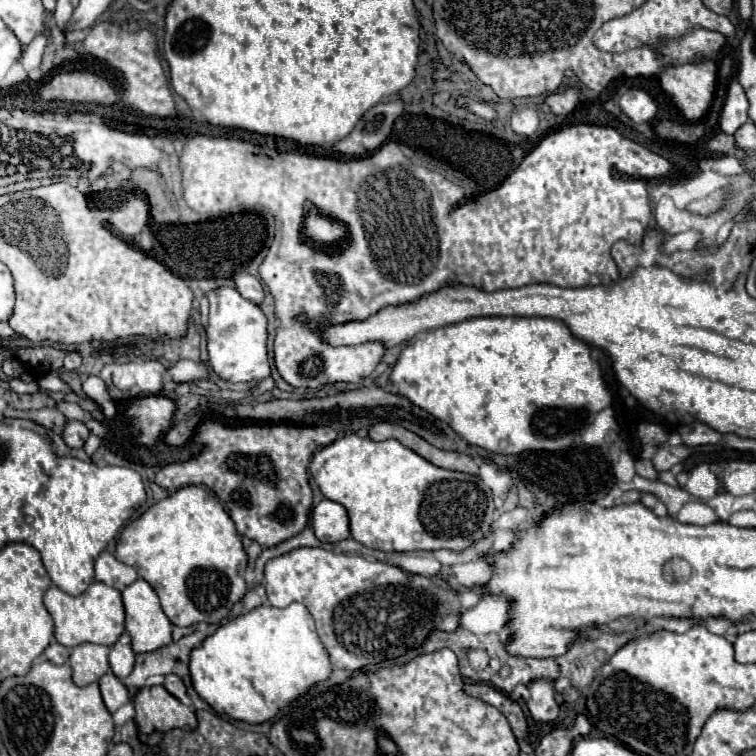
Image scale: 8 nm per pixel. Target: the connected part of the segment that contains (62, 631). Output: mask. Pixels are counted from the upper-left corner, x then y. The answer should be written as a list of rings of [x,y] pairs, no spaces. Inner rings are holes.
[[[93,582],[79,596],[69,596],[63,590],[59,590],[57,586],[51,586],[45,592],[43,602],[45,602],[47,612],[53,618],[57,642],[61,642],[67,648],[75,648],[75,646],[85,644],[85,642],[111,646],[119,640],[119,636],[125,630],[125,610],[123,610],[123,602],[121,602],[121,592],[107,586],[107,584]]]

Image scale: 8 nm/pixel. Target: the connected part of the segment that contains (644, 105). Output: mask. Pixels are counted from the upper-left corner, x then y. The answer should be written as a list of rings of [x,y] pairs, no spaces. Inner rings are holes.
[[[629,88],[623,96],[621,96],[621,110],[637,124],[641,122],[651,122],[657,114],[657,104],[653,102],[653,98],[641,90],[641,88]]]

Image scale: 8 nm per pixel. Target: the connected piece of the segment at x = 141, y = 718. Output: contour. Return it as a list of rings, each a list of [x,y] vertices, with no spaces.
[[[163,686],[139,688],[135,700],[135,724],[141,734],[155,730],[167,732],[171,728],[193,730],[197,726],[195,712],[171,696]]]

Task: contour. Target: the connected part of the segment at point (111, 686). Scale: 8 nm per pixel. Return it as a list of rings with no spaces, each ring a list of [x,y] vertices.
[[[107,672],[107,674],[99,680],[99,688],[101,688],[103,702],[105,702],[105,706],[107,706],[107,710],[109,710],[111,714],[129,700],[127,688],[123,686],[123,682],[121,682],[113,672]]]

